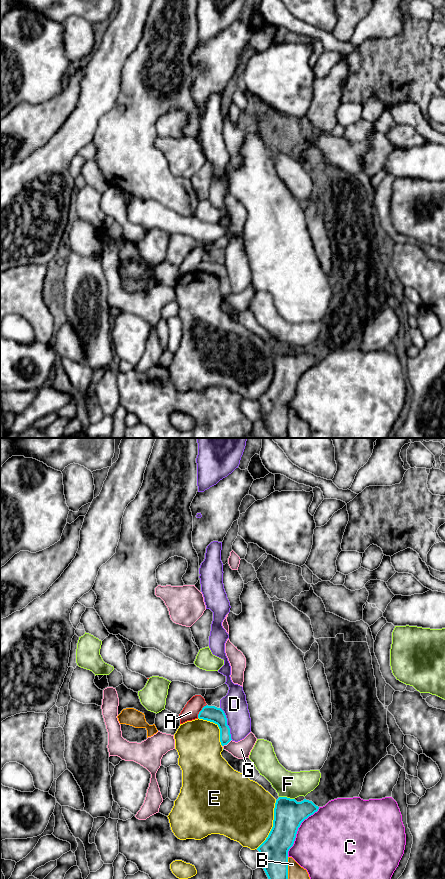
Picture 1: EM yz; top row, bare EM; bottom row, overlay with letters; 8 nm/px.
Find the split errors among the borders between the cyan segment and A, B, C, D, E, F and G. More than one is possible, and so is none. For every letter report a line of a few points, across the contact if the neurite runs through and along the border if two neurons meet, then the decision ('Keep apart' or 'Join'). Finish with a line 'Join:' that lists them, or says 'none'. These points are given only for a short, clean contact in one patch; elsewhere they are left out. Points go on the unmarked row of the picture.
A: Line: yz (206, 256), (197, 269). Keep apart
B: Keep apart
C: Keep apart
D: Keep apart
E: Keep apart
F: Line: yz (279, 348), (294, 351). Keep apart
G: Keep apart
Join: none

